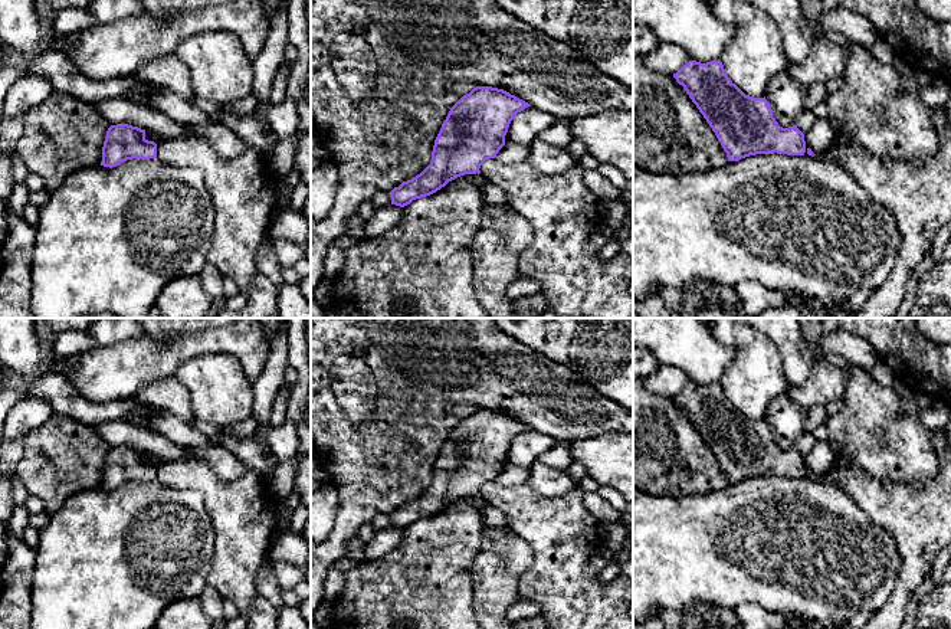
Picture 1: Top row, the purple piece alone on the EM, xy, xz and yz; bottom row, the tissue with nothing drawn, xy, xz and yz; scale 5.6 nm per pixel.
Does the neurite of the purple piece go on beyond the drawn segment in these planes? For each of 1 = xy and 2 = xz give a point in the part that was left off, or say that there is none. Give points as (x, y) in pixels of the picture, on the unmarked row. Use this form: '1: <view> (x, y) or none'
1: none
2: none

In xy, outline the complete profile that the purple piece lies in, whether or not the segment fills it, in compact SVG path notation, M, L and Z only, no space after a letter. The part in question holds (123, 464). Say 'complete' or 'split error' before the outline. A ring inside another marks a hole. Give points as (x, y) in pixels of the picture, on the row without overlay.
complete | M117 446L108 451L101 488L112 491L127 482L154 479L157 479L157 466L145 461L145 452L128 446Z

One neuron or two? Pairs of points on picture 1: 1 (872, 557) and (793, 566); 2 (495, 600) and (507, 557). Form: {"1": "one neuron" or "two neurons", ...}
{"1": "one neuron", "2": "one neuron"}

